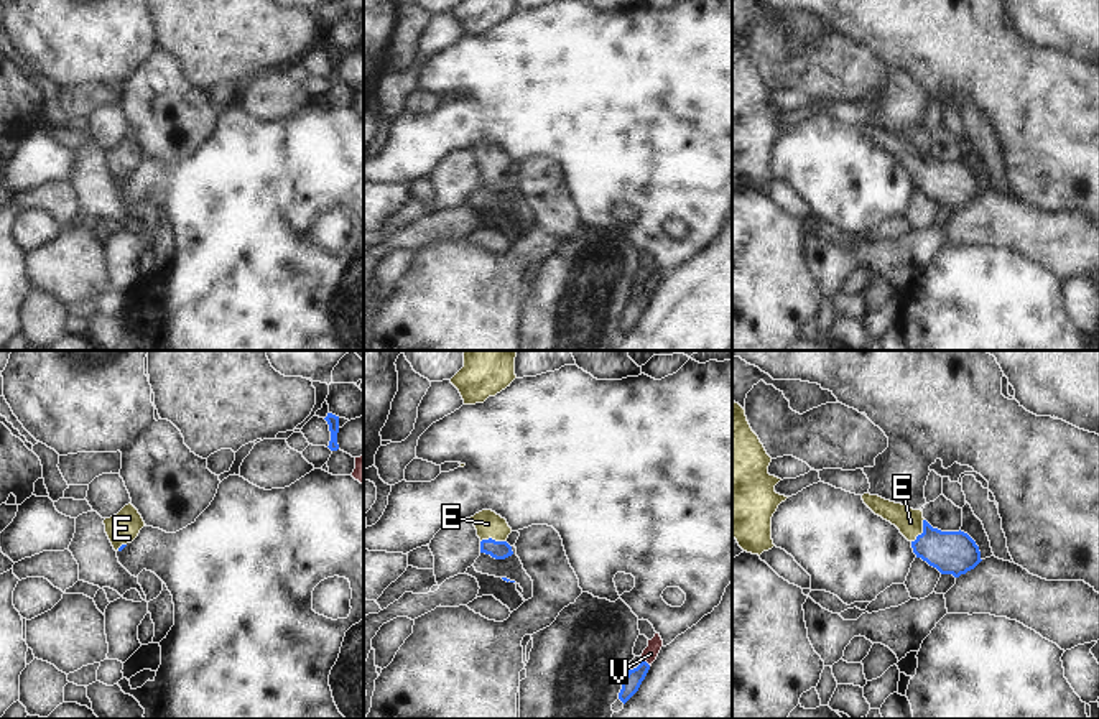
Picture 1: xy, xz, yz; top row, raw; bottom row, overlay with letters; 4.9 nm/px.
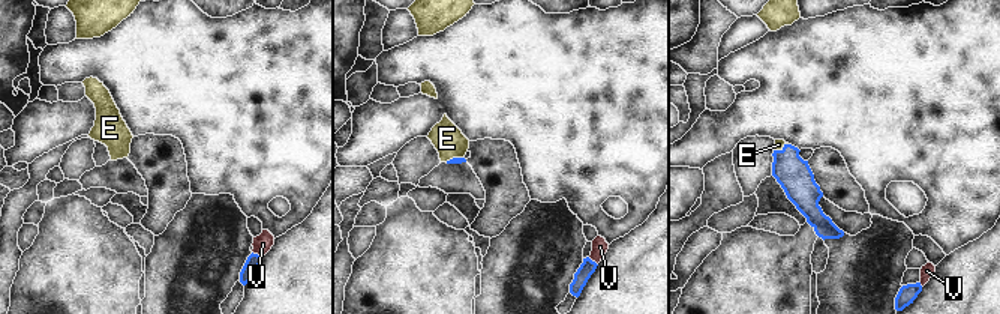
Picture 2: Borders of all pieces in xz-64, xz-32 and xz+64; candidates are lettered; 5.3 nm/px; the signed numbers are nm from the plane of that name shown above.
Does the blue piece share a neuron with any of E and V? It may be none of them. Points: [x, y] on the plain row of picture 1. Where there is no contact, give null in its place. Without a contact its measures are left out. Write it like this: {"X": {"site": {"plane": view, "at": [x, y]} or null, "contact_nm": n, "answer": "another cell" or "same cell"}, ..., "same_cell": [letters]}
{"E": {"site": {"plane": "xz", "at": [492, 171]}, "contact_nm": 130, "answer": "same cell"}, "V": {"site": {"plane": "xz", "at": [645, 293]}, "contact_nm": 60, "answer": "another cell"}, "same_cell": ["E"]}

